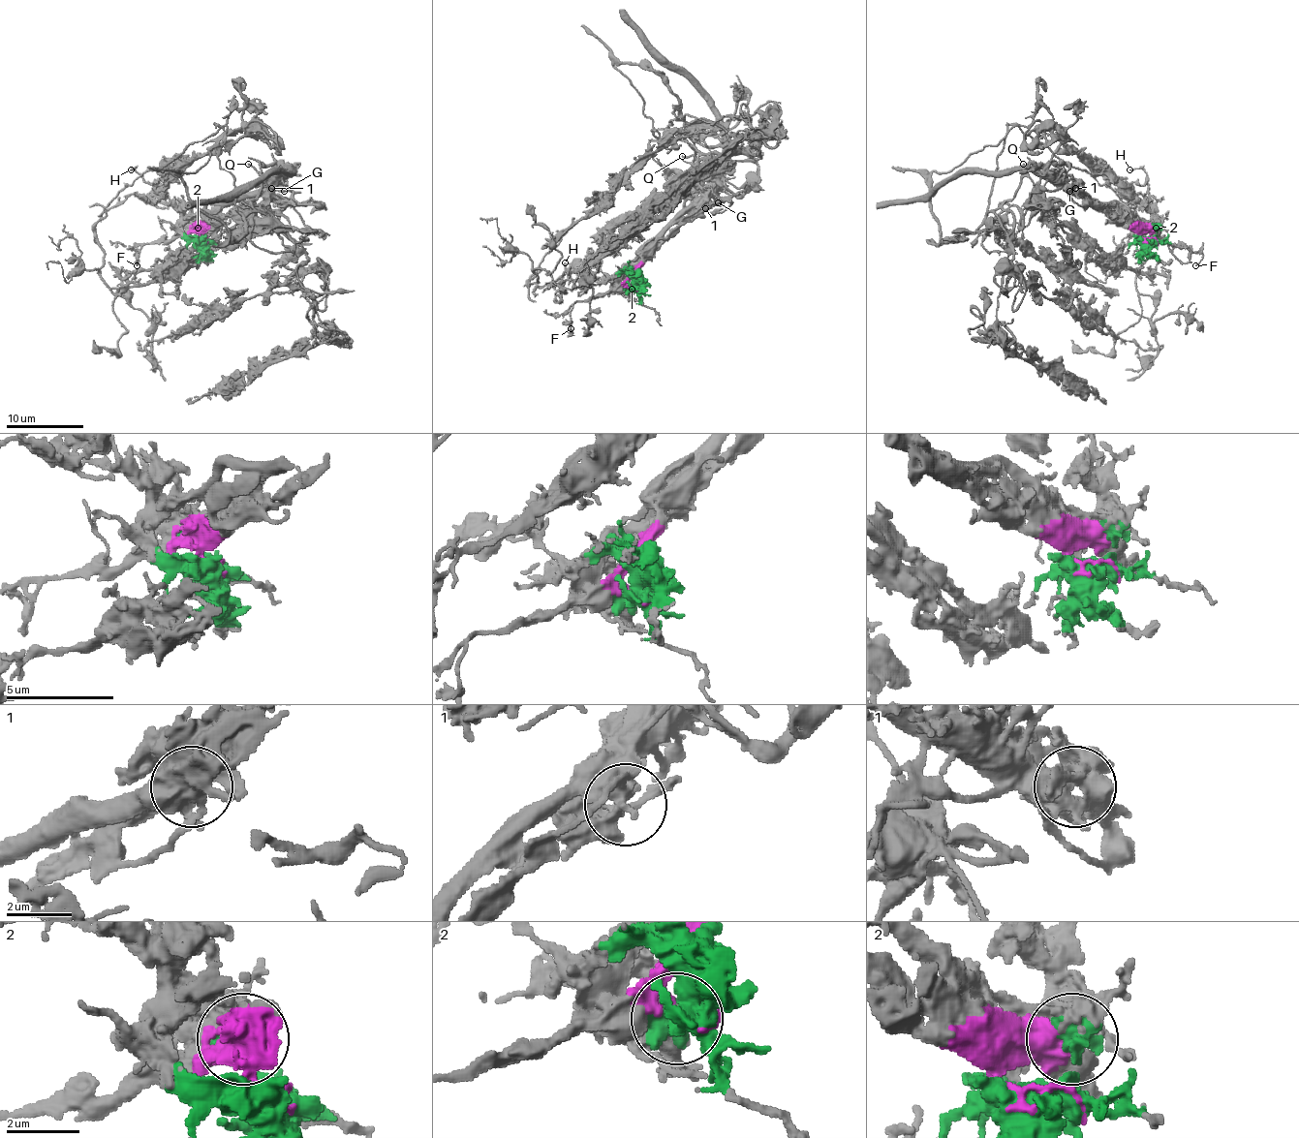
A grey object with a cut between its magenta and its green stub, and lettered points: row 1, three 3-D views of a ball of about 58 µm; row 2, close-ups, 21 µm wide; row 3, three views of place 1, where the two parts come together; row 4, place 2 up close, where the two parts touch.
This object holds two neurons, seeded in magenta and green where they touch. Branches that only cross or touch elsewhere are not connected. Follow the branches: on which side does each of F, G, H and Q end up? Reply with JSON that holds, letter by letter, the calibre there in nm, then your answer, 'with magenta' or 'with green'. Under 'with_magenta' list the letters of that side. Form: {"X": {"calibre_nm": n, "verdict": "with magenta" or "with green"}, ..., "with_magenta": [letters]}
{"F": {"calibre_nm": 140, "verdict": "with magenta"}, "G": {"calibre_nm": 320, "verdict": "with magenta"}, "H": {"calibre_nm": 160, "verdict": "with green"}, "Q": {"calibre_nm": 150, "verdict": "with magenta"}, "with_magenta": ["F", "G", "Q"]}

